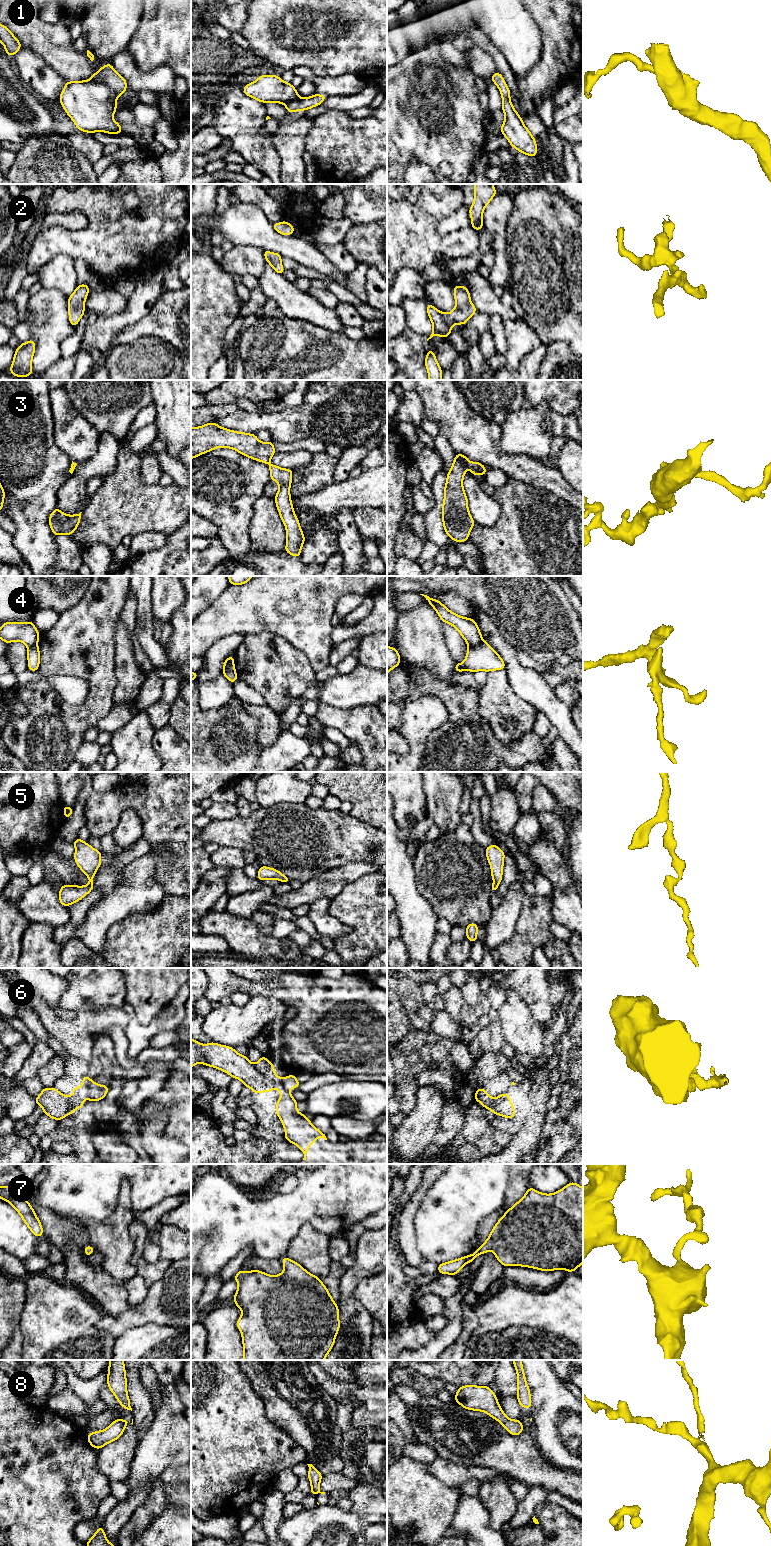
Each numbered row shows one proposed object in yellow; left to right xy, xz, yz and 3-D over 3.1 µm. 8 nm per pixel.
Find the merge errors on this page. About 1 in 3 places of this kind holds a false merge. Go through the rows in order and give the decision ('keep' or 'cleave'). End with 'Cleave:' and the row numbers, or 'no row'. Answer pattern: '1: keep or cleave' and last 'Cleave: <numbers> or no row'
1: keep
2: keep
3: keep
4: cleave
5: keep
6: keep
7: keep
8: cleave
Cleave: 4, 8

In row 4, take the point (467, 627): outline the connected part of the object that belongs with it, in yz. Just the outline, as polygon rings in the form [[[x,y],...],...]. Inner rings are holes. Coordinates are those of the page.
[[[424,594],[420,595],[424,596],[427,602],[432,605],[439,617],[442,619],[443,623],[448,623],[459,631],[468,645],[477,646],[482,642],[483,638],[481,636],[481,632],[477,623],[472,618],[465,618],[452,613],[437,599],[432,599]]]

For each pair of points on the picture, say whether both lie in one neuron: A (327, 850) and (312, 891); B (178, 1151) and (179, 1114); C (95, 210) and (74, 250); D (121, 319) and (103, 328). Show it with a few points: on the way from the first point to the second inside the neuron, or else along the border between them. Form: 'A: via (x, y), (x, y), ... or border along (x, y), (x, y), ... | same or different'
A: border along (340, 865), (321, 871), (303, 881) | different
B: border along (167, 1118), (164, 1135), (180, 1141) | different
C: via (95, 220), (95, 229), (84, 240) | same
D: via (117, 322), (107, 327) | same

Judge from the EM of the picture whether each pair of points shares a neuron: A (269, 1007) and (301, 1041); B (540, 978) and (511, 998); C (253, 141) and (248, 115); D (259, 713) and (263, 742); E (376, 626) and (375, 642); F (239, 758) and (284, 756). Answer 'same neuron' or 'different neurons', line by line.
A: different neurons
B: different neurons
C: same neuron
D: same neuron
E: different neurons
F: different neurons

